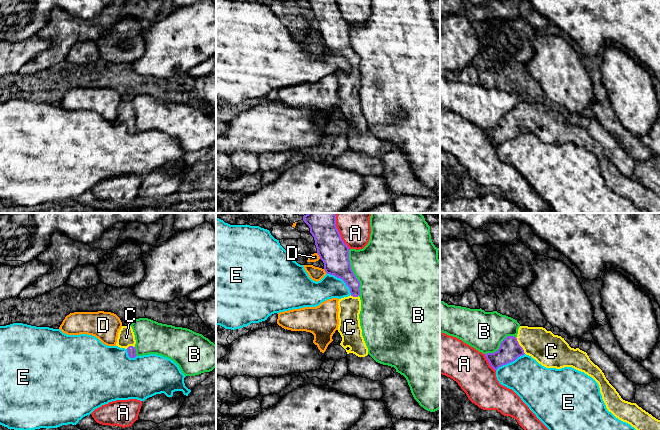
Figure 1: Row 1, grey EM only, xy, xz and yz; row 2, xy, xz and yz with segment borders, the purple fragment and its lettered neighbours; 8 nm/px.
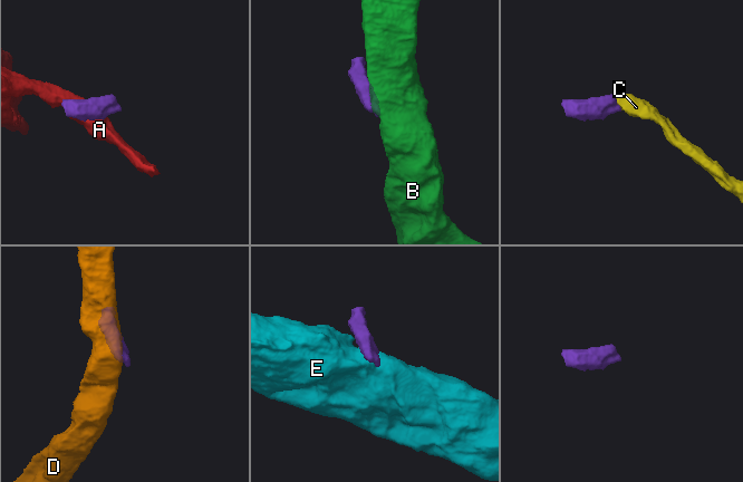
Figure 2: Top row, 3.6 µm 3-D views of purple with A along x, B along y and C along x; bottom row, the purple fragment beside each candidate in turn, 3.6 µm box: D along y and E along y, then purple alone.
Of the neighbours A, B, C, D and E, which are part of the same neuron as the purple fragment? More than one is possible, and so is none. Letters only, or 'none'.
C

